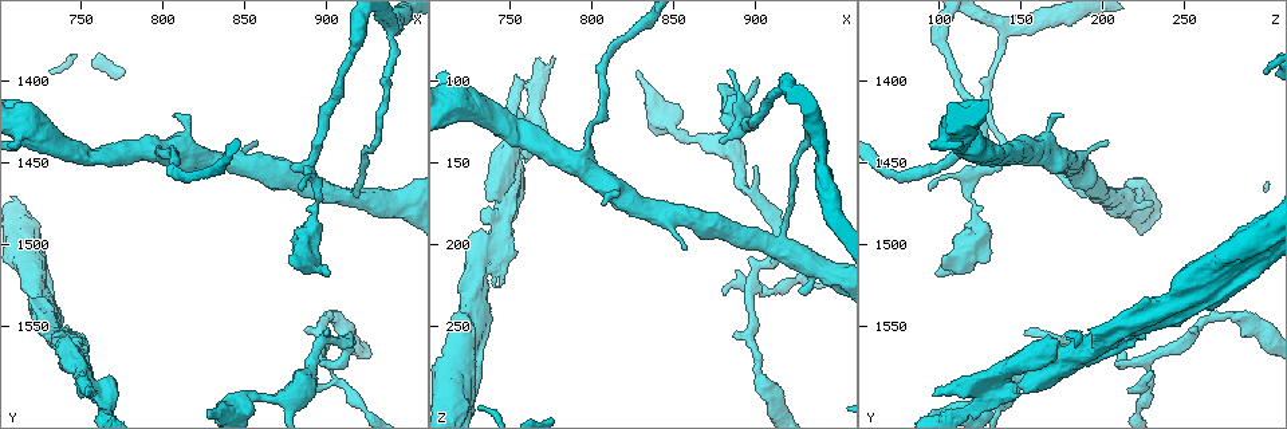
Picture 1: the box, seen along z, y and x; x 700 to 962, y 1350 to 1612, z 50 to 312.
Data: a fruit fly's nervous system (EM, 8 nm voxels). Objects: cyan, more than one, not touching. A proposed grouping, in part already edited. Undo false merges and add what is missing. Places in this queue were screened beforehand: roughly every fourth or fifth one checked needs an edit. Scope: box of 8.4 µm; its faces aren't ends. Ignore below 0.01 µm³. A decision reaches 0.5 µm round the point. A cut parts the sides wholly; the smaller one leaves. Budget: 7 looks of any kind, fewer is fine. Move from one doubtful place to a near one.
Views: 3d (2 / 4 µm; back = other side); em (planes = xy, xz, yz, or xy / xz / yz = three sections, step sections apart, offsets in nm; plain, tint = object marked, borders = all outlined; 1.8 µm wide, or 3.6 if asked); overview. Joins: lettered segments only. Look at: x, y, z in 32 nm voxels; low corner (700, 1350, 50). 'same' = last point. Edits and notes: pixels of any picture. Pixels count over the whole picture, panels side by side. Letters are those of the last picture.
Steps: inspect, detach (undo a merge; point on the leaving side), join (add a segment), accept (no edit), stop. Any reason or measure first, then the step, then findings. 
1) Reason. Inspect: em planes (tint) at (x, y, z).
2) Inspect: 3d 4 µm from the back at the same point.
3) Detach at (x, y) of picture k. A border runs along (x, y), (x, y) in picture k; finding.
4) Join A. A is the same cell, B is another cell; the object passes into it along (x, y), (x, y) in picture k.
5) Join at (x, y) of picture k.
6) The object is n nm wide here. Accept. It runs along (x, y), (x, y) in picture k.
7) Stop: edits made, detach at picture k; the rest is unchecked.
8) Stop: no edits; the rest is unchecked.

Inspect: em planes (plain) at (900, 1556, 152).

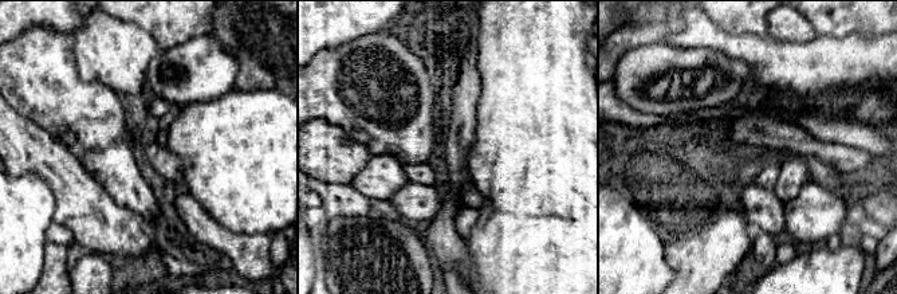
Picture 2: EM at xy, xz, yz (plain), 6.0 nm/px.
What lies round it. Inspect: em planes (borders) at the same point.

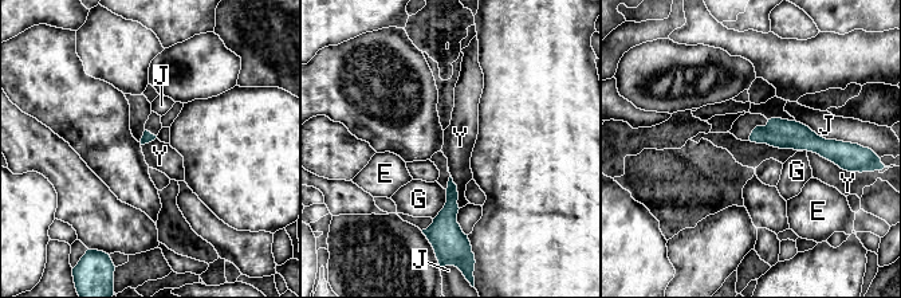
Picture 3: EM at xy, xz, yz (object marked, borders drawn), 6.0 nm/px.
Accept. E, G, J and Y are other cells; no lettered segment goes on from it.

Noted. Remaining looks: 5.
Thin neck. Inspect: 3d 2 µm from the back at (896, 1474, 118).

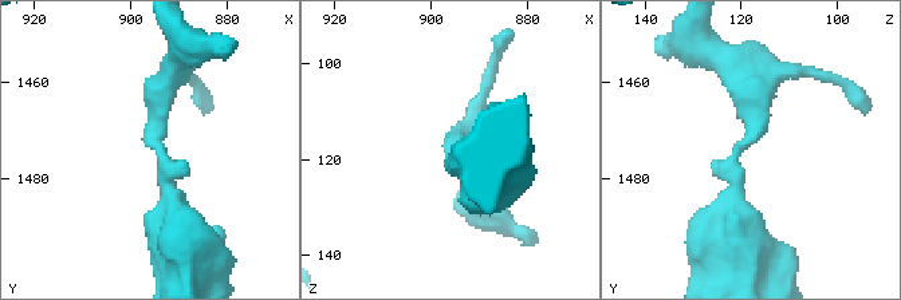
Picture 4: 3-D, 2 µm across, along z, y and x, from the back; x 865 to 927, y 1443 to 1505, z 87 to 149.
The arms are 200, 420 nm wide; shape alone is not enough. Inspect: em xz step 8 (tint) at (894, 1475, 119).

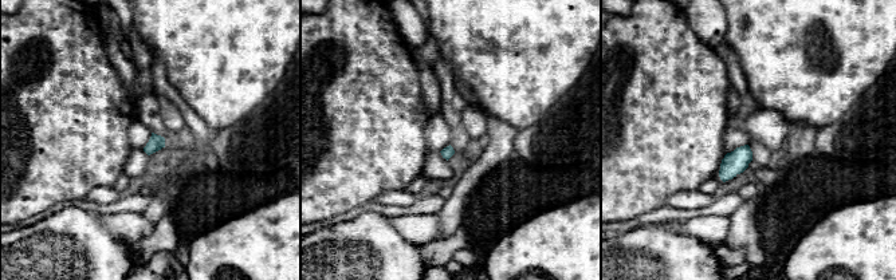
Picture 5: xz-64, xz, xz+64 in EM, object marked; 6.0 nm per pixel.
Another direction. Inspect: em planes (borders) at the same point.

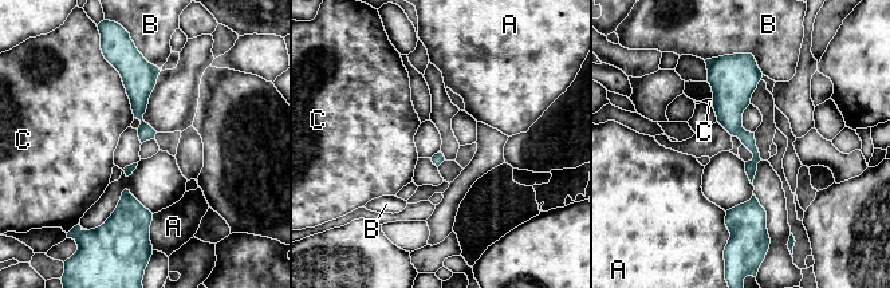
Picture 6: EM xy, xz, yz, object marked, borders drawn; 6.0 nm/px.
The object is 70 nm wide here. Accept. A, B and C are other cells; a border runs along (107, 60), (121, 78), (134, 117) in picture 6; continuous, no second neuron.

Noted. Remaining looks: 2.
Abrupt turn. Inspect: em planes (borders) at (938, 1366, 140).

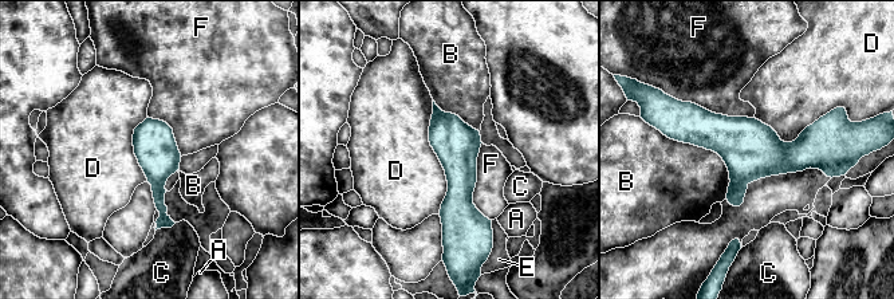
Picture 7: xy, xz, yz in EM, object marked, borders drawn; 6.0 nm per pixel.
Detach at (751, 149) of picture 7. A, B, C, D, E and F are other cells; a second neuron is stuck on.

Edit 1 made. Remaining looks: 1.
Stop: edits made, detach at picture 7; the rest is unchecked.

